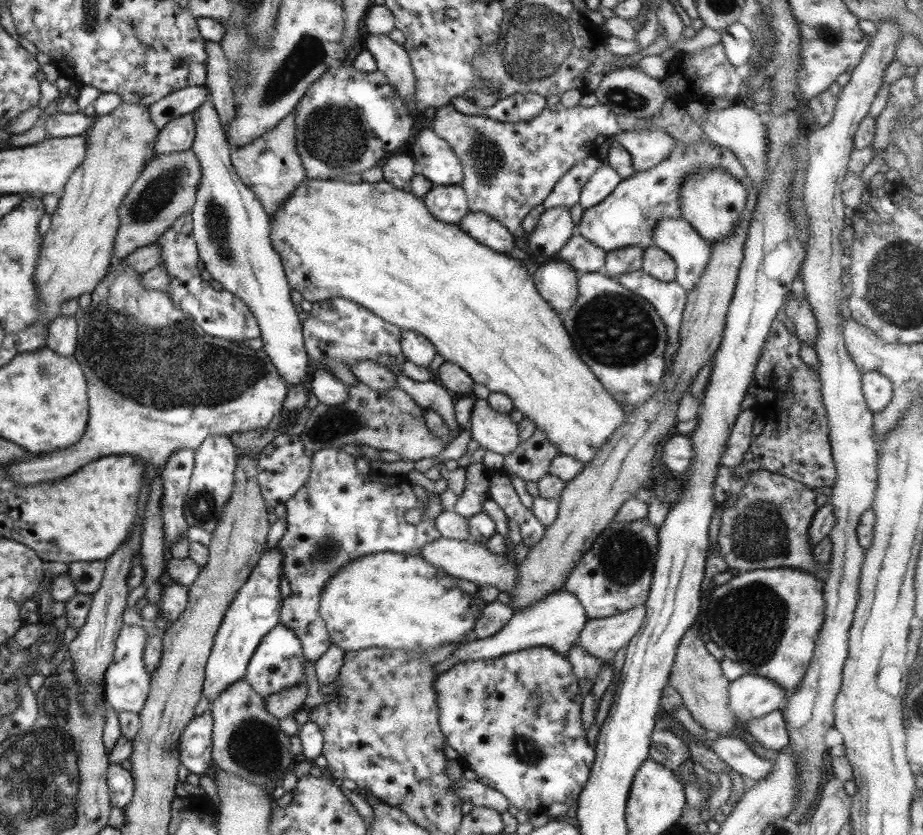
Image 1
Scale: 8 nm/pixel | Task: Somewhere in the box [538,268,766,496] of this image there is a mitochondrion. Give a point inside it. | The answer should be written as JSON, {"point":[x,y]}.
{"point":[617,331]}

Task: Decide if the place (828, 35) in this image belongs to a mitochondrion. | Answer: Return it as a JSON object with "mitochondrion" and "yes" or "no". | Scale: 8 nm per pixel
{"mitochondrion":"yes"}

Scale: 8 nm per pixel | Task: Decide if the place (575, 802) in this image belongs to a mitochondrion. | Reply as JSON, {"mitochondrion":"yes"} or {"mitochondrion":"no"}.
{"mitochondrion":"no"}

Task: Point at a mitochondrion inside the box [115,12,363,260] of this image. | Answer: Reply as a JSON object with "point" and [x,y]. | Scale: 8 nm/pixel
{"point":[309,51]}

